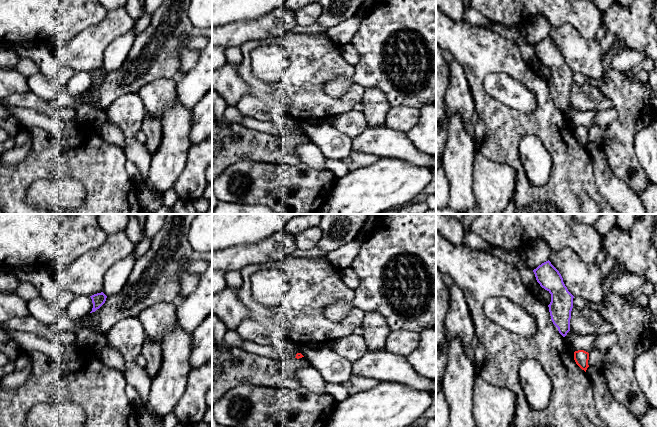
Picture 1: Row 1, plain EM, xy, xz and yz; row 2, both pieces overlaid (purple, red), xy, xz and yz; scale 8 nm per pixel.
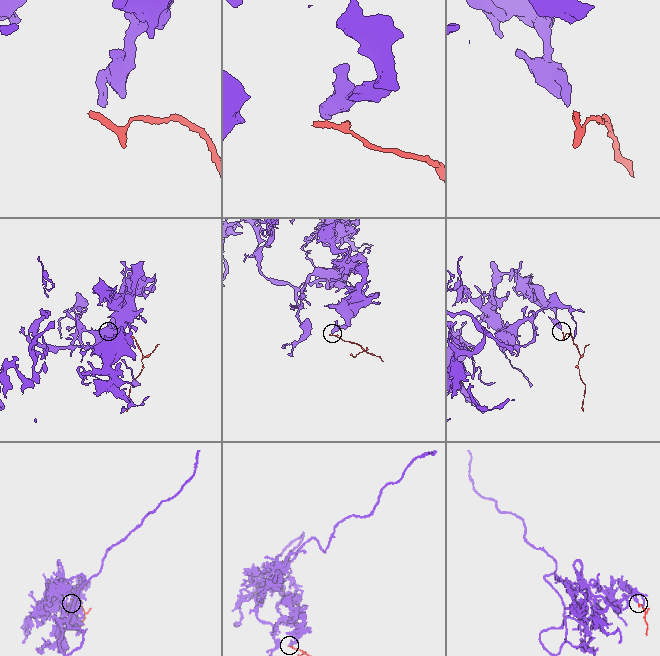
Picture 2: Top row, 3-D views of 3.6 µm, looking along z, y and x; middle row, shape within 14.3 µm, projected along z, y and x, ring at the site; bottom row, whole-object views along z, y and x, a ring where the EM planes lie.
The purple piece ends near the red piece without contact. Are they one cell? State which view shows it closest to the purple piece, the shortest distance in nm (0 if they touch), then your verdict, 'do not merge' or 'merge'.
yz | 150 nm | do not merge

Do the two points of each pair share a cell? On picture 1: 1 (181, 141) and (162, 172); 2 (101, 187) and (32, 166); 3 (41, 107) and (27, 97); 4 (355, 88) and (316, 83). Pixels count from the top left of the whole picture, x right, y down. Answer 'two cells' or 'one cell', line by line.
1: one cell
2: one cell
3: one cell
4: one cell

